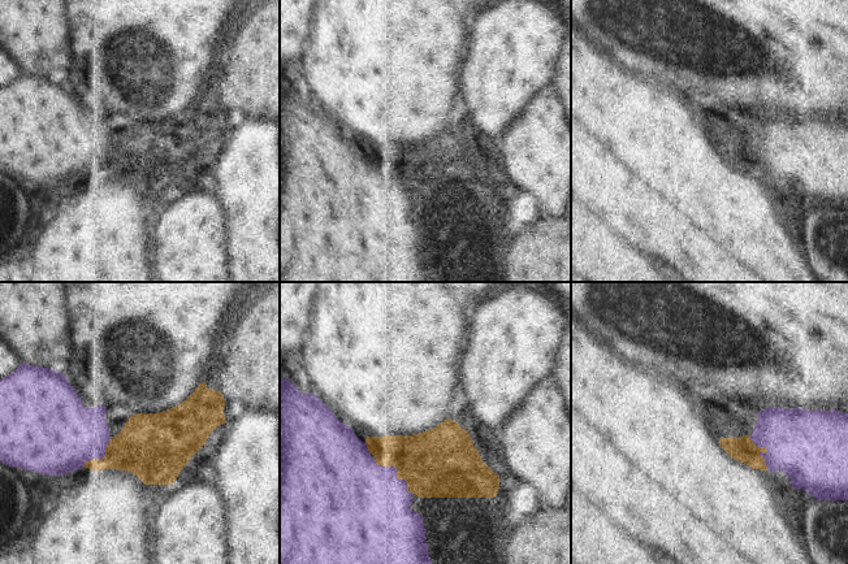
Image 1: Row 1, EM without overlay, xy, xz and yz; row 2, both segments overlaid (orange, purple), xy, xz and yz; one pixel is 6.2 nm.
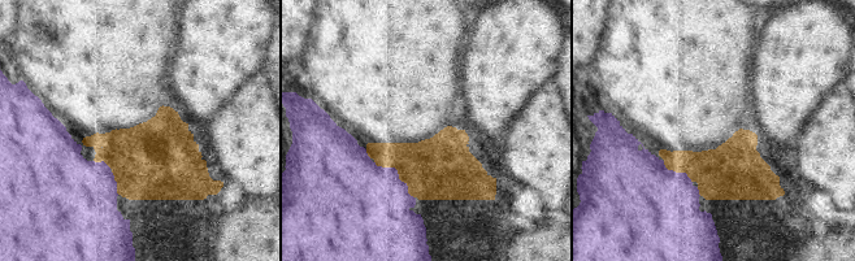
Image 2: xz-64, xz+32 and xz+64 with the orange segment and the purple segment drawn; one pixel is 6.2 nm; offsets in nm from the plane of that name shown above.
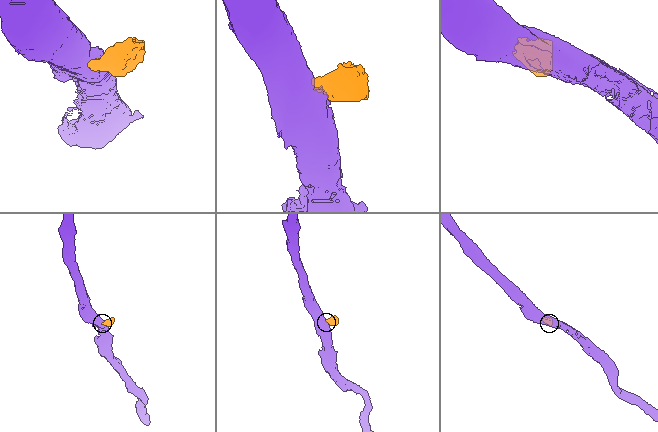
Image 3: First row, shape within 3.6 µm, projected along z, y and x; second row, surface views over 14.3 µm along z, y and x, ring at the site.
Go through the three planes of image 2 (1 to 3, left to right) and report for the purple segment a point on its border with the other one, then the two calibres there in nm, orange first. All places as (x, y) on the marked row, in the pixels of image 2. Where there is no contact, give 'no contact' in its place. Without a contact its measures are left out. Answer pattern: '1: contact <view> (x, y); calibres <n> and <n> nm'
1: contact xz-64 (117, 183); calibres 480 and 460 nm
2: contact xz+32 (398, 173); calibres 380 and 460 nm
3: contact xz+64 (677, 172); calibres 280 and 480 nm

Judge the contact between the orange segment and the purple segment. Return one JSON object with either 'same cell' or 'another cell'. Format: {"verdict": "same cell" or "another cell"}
{"verdict": "another cell"}

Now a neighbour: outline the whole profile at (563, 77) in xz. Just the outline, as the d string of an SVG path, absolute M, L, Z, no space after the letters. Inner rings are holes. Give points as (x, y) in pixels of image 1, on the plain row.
M568 32L554 82L562 94L571 121L571 32Z

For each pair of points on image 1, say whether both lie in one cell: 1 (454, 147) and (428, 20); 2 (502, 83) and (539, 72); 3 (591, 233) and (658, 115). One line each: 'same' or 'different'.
1: same
2: same
3: different

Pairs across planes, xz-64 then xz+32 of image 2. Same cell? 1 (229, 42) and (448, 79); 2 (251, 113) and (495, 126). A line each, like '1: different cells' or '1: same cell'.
1: different cells
2: different cells

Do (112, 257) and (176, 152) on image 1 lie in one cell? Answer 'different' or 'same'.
same

